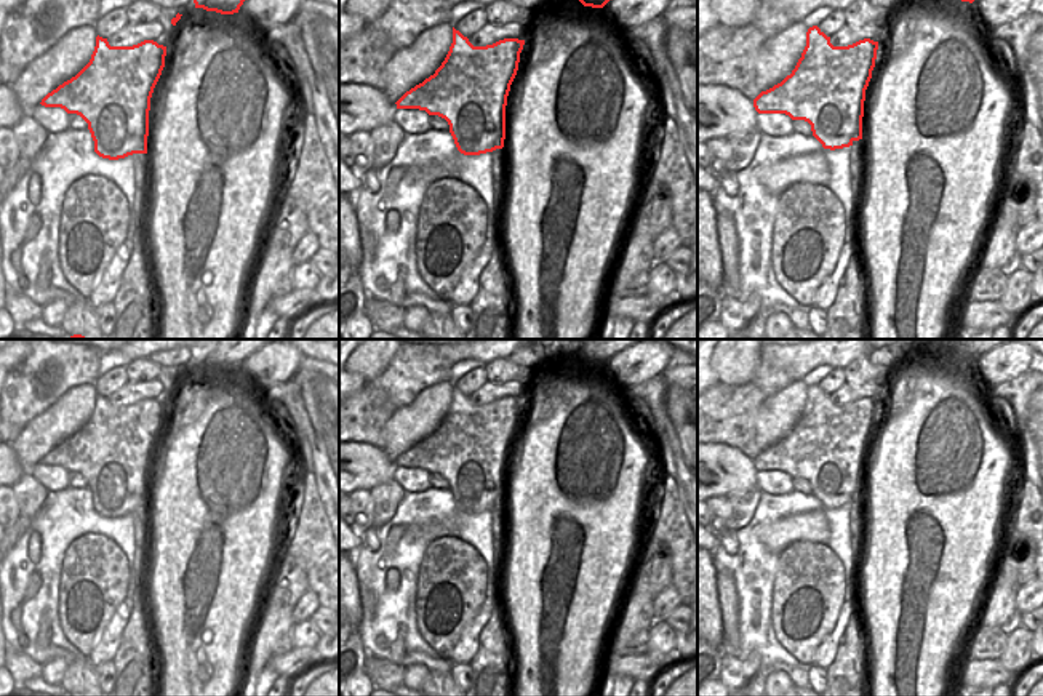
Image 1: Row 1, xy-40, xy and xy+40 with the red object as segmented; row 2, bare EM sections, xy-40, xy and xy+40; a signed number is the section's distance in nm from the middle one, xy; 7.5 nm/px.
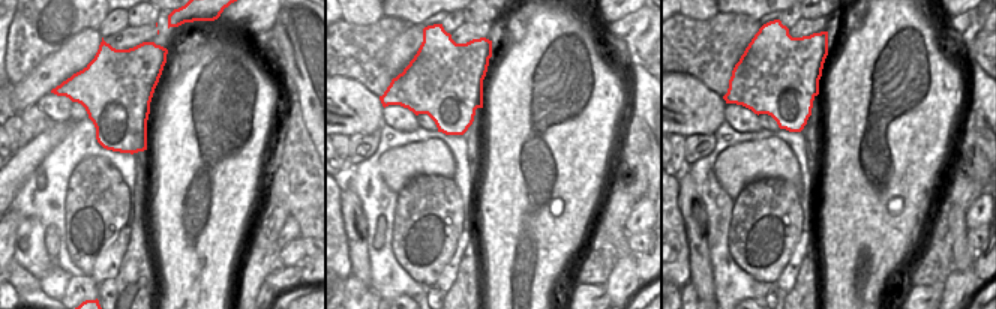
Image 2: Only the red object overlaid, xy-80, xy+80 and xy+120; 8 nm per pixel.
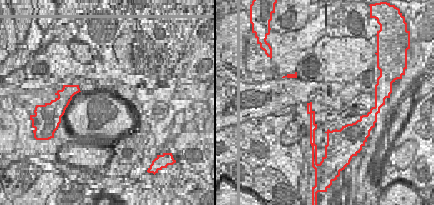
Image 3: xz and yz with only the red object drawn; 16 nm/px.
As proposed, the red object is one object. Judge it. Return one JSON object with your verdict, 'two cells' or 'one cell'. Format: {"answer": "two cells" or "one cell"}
{"answer": "two cells"}

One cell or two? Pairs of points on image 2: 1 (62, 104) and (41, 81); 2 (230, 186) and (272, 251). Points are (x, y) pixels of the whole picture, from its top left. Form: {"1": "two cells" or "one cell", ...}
{"1": "two cells", "2": "two cells"}

